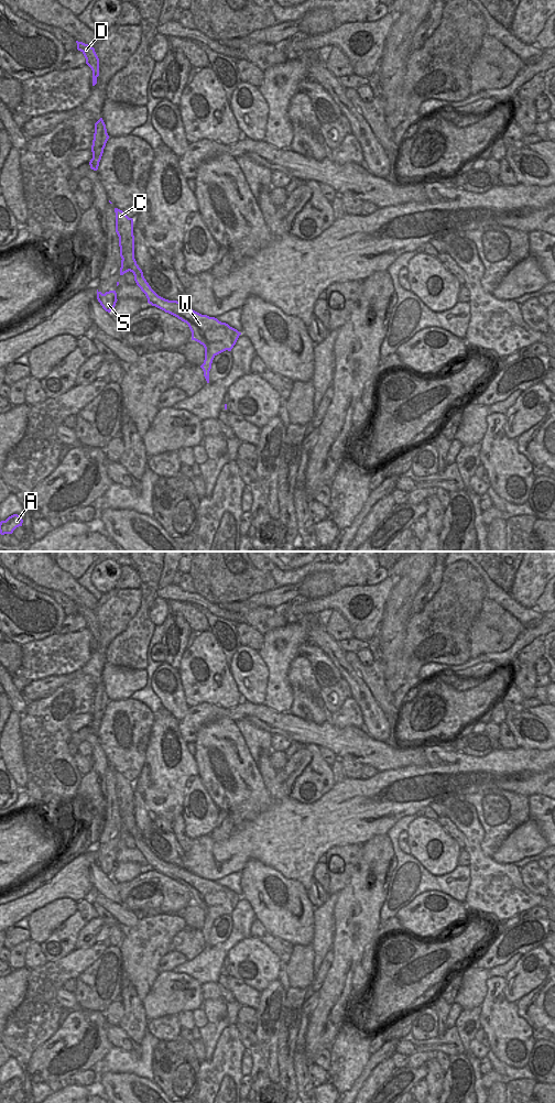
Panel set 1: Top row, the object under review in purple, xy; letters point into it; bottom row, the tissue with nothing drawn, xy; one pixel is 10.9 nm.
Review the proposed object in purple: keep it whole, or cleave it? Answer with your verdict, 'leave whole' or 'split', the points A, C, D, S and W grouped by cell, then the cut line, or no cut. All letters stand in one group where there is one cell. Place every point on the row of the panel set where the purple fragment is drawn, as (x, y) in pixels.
split; groups A C D S / W; cut xy (119, 243), (123, 251), (133, 251)

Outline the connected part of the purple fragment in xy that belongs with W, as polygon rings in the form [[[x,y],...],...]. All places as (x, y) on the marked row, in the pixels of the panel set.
[[[120,244],[119,247],[121,259],[128,263],[128,267],[133,273],[137,285],[145,294],[148,303],[186,323],[192,331],[192,340],[204,346],[205,360],[200,368],[207,383],[209,383],[209,371],[214,358],[226,350],[231,351],[241,332],[215,317],[202,315],[188,308],[182,302],[168,301],[159,296],[151,288],[142,270],[137,264],[134,251],[123,252]]]

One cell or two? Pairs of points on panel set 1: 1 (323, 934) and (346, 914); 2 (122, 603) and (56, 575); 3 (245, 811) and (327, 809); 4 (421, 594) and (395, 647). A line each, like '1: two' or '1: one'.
1: two
2: two
3: two
4: two

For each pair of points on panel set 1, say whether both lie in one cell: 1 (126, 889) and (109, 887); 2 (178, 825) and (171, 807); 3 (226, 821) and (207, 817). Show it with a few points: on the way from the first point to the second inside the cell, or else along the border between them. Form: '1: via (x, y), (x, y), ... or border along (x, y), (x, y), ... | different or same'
1: border along (116, 884), (121, 903) | different
2: border along (181, 814), (172, 821) | different
3: border along (220, 811), (216, 826), (209, 834) | different

